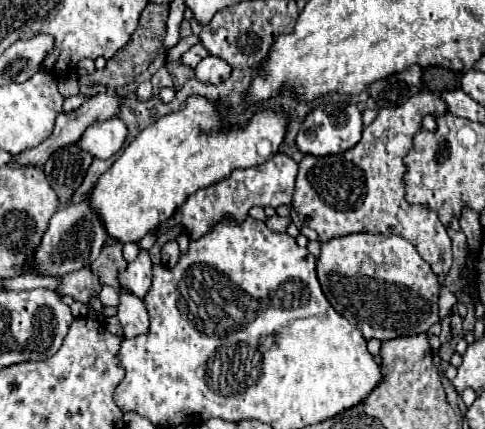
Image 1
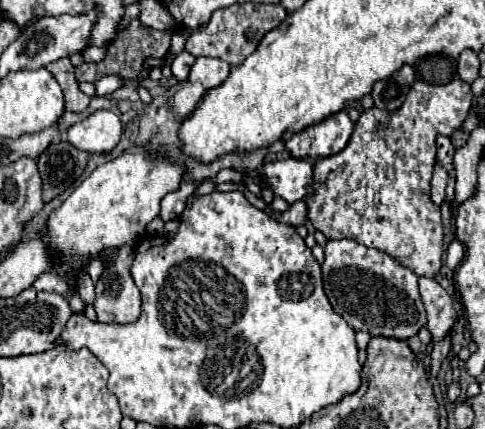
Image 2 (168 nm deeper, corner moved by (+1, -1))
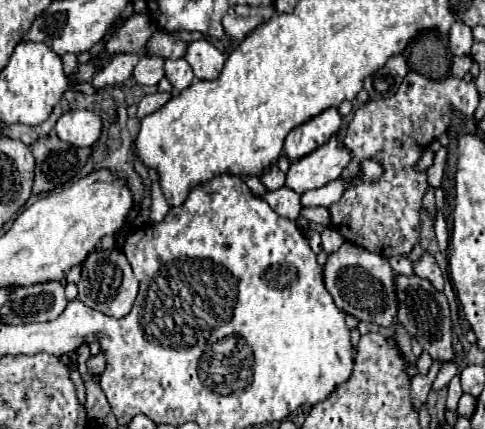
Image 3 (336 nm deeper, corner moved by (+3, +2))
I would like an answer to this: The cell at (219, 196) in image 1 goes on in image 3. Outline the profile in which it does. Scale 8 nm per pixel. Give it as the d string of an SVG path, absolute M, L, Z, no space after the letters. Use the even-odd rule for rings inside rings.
M334 135L326 145L312 151L310 155L292 161L286 173L286 187L296 193L304 193L308 189L318 189L328 181L340 177L346 165L352 161L352 151Z

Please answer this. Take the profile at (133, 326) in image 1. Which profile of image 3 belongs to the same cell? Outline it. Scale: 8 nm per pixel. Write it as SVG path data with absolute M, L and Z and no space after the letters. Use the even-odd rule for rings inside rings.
M94 249L92 253L88 253L88 257L82 263L82 277L76 285L78 285L78 301L110 317L128 315L138 293L138 281L132 273L132 267L126 255L118 249Z

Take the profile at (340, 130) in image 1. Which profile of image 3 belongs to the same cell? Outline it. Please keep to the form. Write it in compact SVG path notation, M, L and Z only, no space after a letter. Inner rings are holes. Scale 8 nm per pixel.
M328 107L316 117L308 119L306 123L294 127L284 143L284 153L290 161L296 161L300 157L306 157L320 145L324 145L334 133L338 133L342 123L340 113L336 107Z

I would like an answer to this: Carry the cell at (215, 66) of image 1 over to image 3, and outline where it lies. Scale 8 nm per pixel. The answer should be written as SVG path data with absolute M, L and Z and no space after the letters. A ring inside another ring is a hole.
M198 39L198 41L188 43L184 59L190 63L190 67L198 79L210 79L210 81L220 77L220 71L226 61L224 53L218 51L206 39Z

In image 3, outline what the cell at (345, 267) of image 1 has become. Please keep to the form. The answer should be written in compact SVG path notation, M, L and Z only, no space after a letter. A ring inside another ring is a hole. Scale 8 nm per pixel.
M344 243L336 253L332 253L324 265L324 283L334 303L344 311L354 315L358 321L374 321L378 325L392 325L396 319L396 295L392 285L394 271L382 255L370 253L352 243Z

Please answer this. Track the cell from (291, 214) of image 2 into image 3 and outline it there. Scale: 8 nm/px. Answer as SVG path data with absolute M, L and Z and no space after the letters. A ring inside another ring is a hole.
M326 207L302 209L302 213L300 213L300 215L302 215L302 217L306 217L308 221L312 221L312 223L318 223L318 225L324 225L324 227L332 225L332 221L330 221L330 213L328 213L328 209L326 209Z

